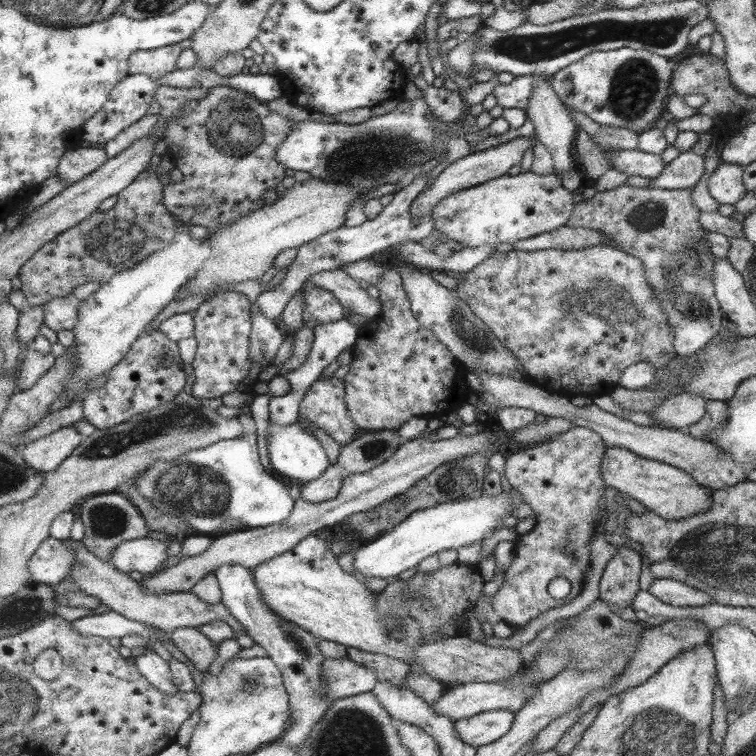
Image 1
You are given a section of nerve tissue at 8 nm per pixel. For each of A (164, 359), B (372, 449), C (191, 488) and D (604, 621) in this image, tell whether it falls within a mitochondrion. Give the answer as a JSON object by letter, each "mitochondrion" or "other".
{"A":"other","B":"mitochondrion","C":"mitochondrion","D":"other"}

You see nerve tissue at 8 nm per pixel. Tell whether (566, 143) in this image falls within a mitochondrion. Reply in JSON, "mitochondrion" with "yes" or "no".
{"mitochondrion":"no"}

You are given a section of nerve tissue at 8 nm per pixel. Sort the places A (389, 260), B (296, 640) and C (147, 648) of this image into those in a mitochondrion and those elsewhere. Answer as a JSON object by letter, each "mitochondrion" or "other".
{"A":"other","B":"mitochondrion","C":"other"}

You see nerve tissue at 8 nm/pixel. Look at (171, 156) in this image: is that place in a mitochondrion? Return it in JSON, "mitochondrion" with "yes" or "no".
{"mitochondrion":"no"}

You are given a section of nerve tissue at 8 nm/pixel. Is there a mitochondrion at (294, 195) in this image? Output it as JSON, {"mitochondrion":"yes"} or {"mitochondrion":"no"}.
{"mitochondrion":"no"}

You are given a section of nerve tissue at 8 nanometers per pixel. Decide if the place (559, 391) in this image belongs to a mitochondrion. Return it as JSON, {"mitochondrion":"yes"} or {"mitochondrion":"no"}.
{"mitochondrion":"no"}

